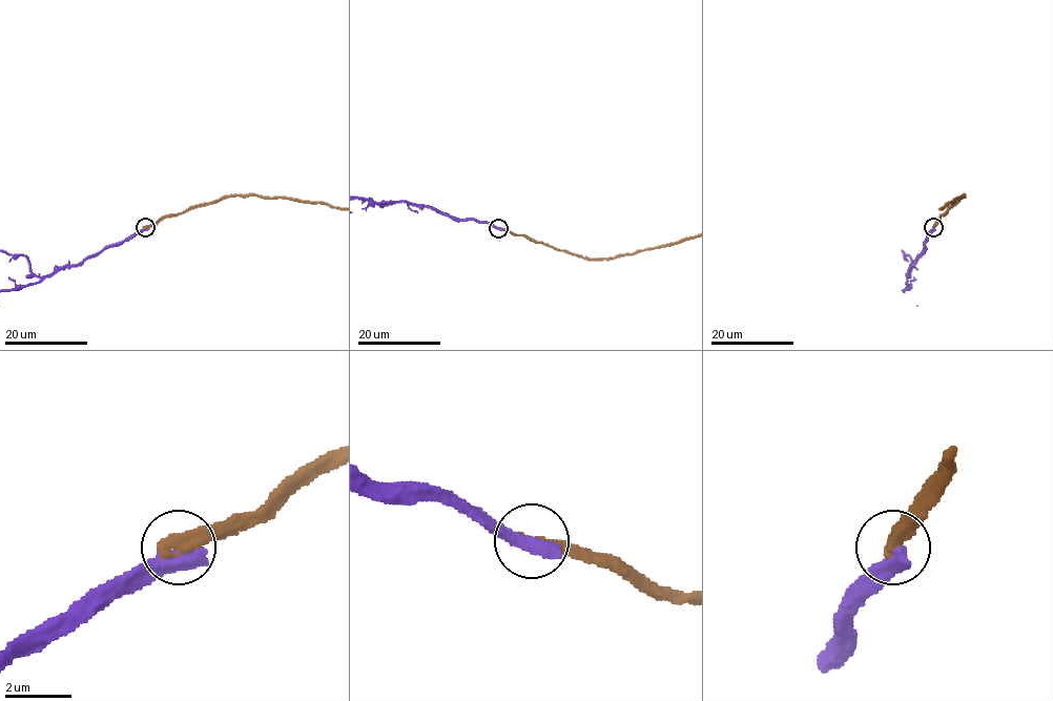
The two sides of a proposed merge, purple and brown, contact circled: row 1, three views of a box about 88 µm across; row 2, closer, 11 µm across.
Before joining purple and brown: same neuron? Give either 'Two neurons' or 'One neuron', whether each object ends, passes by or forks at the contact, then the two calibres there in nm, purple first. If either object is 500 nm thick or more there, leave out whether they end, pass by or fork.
Two neurons. Thickness 550 nm (purple) against 440 nm

